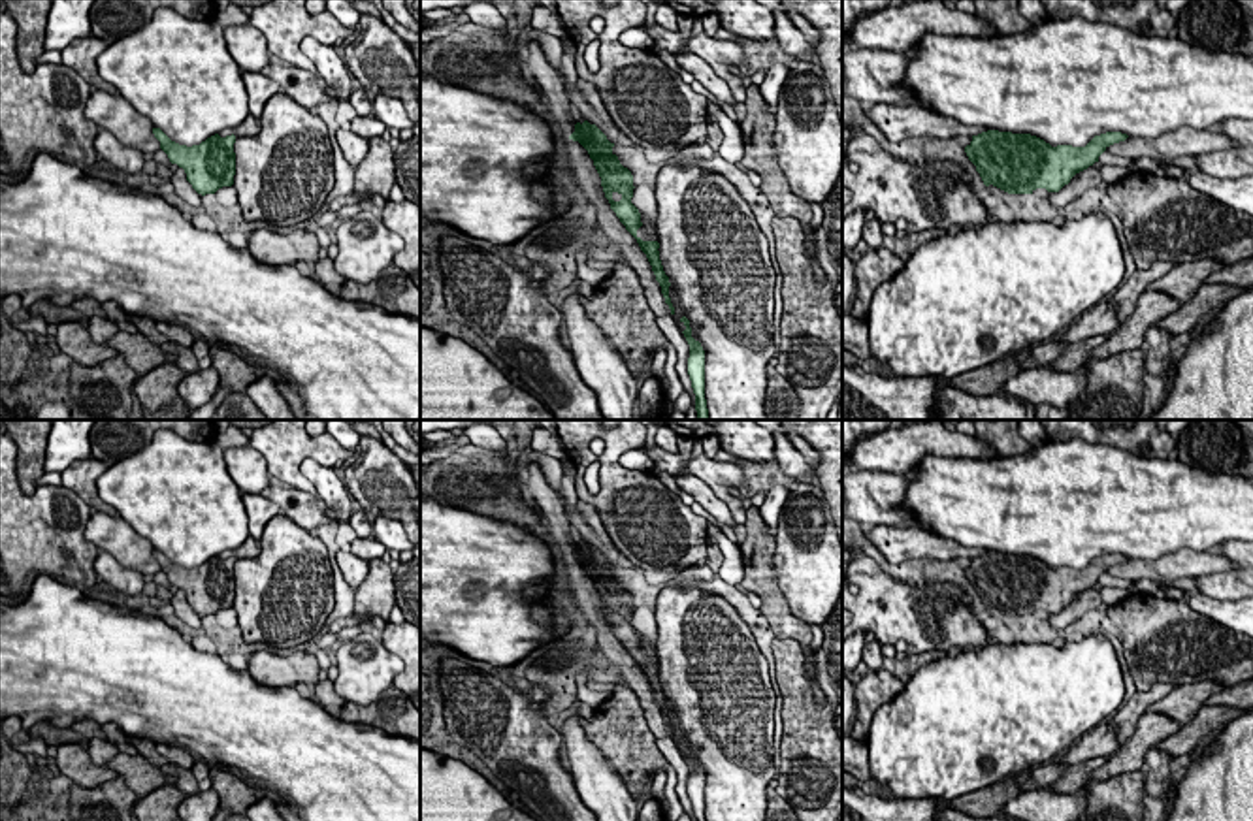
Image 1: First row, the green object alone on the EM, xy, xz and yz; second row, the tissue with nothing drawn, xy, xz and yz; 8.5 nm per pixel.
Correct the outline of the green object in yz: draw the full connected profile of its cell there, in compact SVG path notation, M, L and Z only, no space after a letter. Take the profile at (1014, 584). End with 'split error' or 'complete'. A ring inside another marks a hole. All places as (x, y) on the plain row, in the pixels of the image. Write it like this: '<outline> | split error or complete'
M987 552L972 557L965 574L985 608L993 606L1008 616L1033 616L1036 610L1059 614L1076 595L1098 584L1110 567L1127 559L1121 554L1106 554L1085 569L1051 569L1031 555Z | complete

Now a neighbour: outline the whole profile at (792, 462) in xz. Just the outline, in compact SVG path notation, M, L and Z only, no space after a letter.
M780 429L771 431L774 437L774 459L786 476L791 476L799 484L812 484L810 461L791 444L788 433Z

